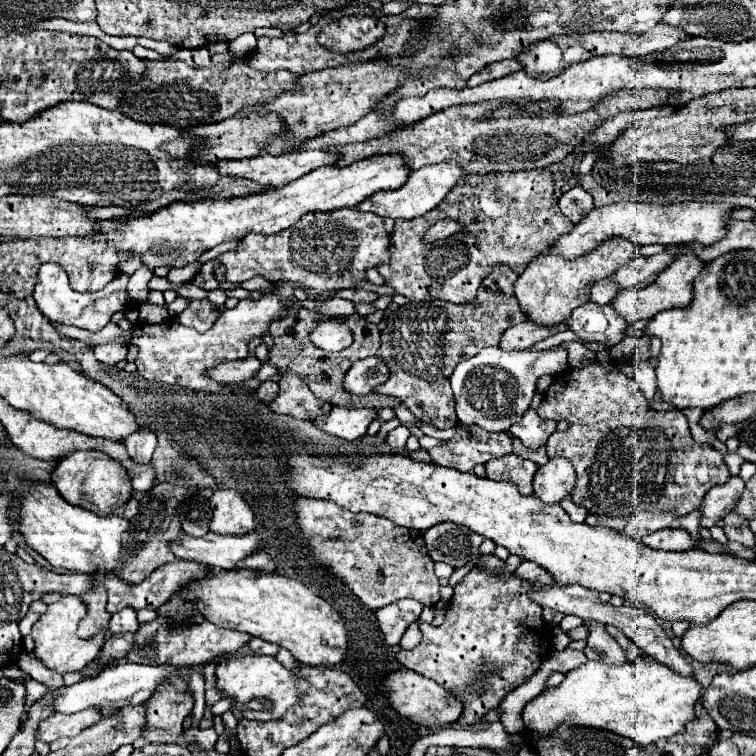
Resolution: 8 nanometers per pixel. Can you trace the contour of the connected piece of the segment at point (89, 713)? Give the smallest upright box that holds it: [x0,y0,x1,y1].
[35,707,101,745]

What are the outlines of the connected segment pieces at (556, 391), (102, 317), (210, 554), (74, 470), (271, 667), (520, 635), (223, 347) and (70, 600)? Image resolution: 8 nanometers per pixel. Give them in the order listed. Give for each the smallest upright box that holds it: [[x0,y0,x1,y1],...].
[[537,363,729,517],[33,263,135,331],[169,533,259,569],[51,451,133,517],[215,655,309,721],[397,567,553,725],[129,293,295,393],[33,595,103,675]]

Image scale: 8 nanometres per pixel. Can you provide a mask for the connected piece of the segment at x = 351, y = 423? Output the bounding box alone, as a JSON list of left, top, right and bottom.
[313,407,377,441]

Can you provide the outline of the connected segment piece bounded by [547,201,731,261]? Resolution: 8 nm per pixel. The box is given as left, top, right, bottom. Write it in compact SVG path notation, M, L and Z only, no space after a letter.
M687 201L687 203L677 203L677 205L655 205L655 203L613 203L605 205L599 209L589 211L575 227L571 233L565 233L557 237L547 253L555 253L563 259L577 259L581 255L587 255L593 251L599 243L611 237L623 237L633 241L635 245L689 245L689 243L701 243L701 245L711 245L721 235L725 235L725 221L729 219L731 207L723 203L697 203L697 201Z

